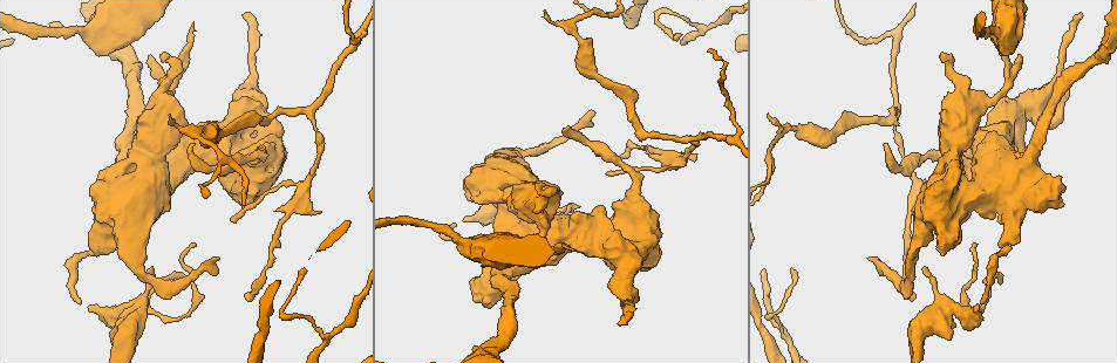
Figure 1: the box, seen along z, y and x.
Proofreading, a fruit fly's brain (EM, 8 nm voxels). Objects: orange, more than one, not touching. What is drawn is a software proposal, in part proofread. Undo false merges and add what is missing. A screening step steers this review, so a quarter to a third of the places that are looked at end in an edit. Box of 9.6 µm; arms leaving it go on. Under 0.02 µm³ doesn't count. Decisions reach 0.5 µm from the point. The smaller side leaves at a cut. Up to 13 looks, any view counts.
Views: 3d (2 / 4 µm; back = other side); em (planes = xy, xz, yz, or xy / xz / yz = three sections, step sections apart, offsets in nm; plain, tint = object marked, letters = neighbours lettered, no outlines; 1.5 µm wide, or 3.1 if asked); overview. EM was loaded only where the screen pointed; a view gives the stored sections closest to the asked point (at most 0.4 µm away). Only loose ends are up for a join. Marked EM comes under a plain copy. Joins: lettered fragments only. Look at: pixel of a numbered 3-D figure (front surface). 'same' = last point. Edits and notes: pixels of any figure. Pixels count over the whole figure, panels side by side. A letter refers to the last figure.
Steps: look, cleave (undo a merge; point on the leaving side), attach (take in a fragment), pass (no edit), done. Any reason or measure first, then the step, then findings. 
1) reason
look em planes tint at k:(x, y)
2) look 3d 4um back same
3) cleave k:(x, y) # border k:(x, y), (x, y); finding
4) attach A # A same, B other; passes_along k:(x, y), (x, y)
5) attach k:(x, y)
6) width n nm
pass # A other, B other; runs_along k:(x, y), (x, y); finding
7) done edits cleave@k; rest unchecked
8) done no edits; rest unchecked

long arm stops here
look em planes letters at 1:(792, 268)

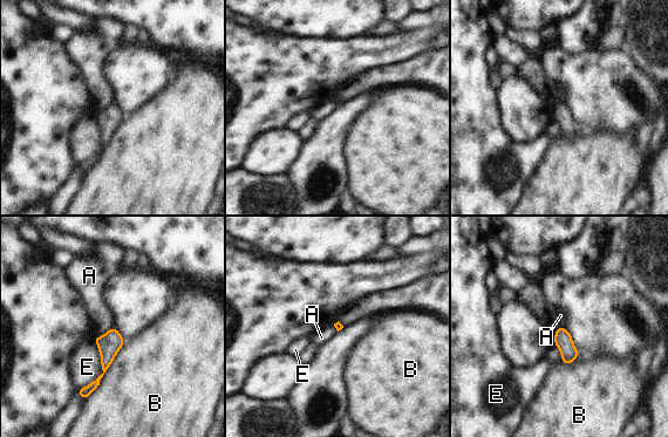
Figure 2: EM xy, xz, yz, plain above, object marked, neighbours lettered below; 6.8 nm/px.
pass # A other, B other, E other; runs_along 2:(114, 332), (104, 371), (86, 393); none of them fits

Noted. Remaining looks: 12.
thin end
look em xz step 8 letters at 1:(569, 248)

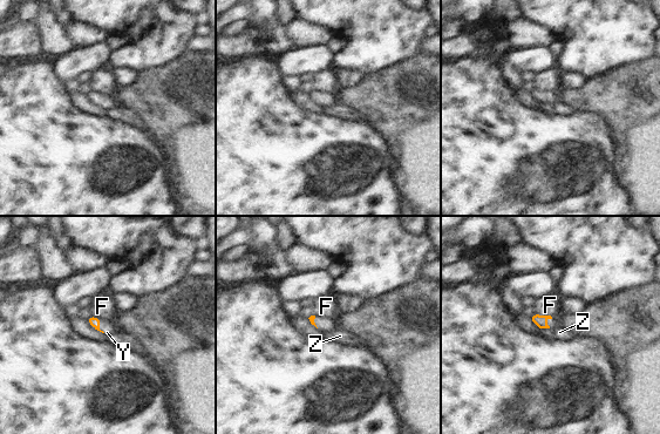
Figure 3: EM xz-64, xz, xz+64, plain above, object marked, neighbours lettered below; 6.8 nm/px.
attach Y # F other, Y same, Z other; passes_along 3:(94, 321), (99, 327), (108, 327); it goes on there

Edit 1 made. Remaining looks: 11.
an open end
look em planes letters at 1:(163, 54)

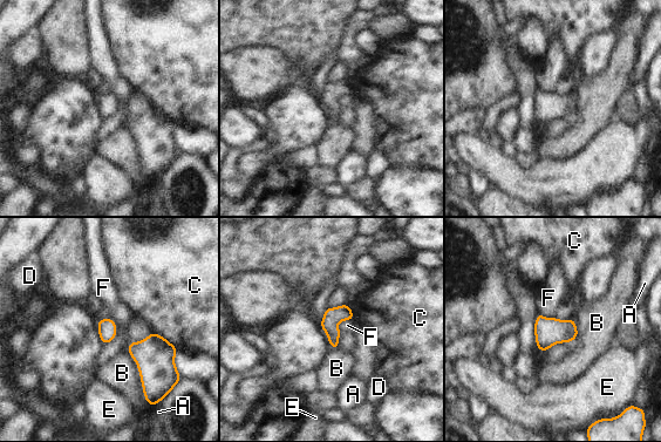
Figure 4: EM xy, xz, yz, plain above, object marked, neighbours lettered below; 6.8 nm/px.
pass # A other, B other, C other, D other, E other, F other; border 4:(352, 319), (340, 321), (336, 327); none of them fits

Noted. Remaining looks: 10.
an open end
look em xy step 8 letters at 1:(1080, 12)

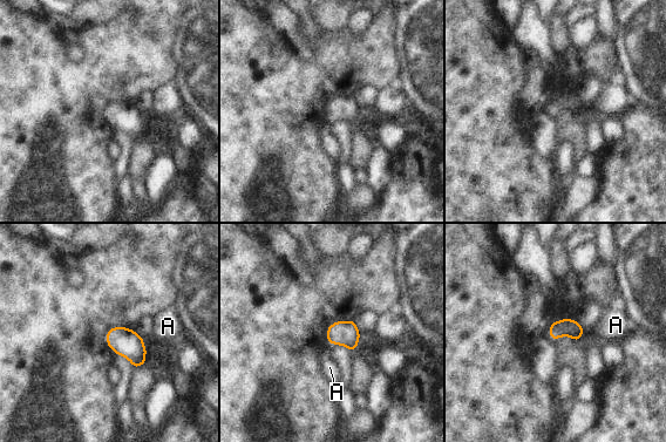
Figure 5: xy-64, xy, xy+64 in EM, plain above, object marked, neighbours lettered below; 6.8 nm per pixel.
look em planes letters same

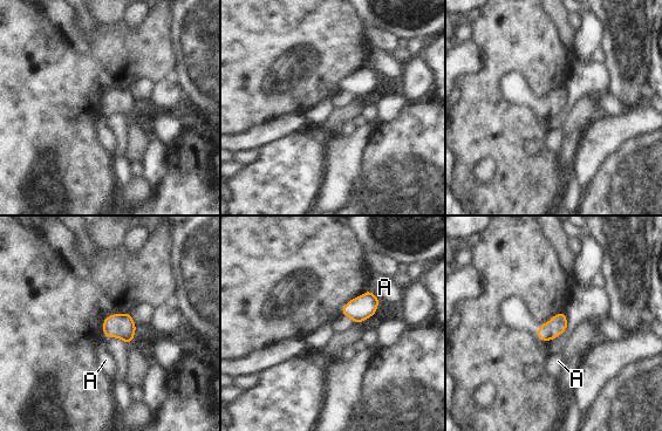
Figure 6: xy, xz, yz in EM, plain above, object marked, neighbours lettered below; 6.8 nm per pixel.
width 120 nm
pass # A other; border 6:(374, 295), (379, 298); no lettered fragment goes on from it

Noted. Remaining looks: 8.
thick turns thin
look em planes letters at 1:(201, 167)

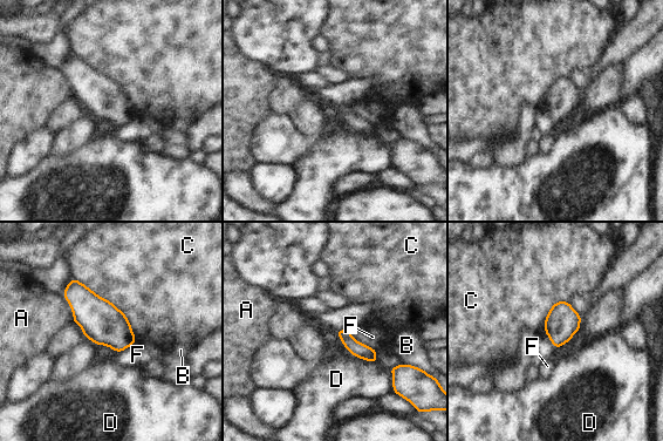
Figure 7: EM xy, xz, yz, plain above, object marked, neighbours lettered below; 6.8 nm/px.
pass # A other, B other, C other, D other, F other; border 7:(74, 277), (111, 302), (137, 340); all the same cell

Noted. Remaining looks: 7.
done edits attach@3; rest unchecked

